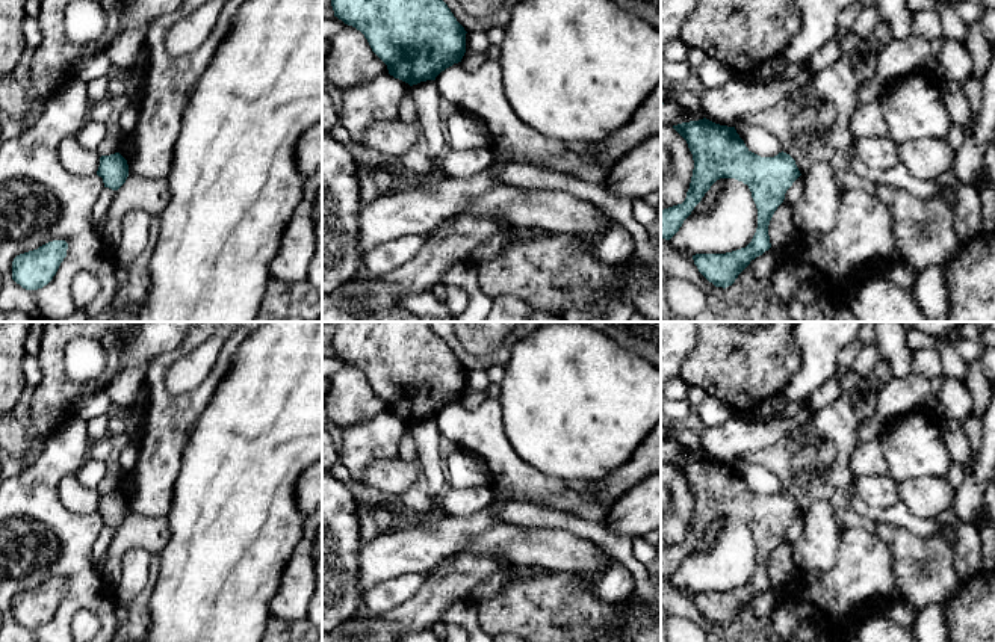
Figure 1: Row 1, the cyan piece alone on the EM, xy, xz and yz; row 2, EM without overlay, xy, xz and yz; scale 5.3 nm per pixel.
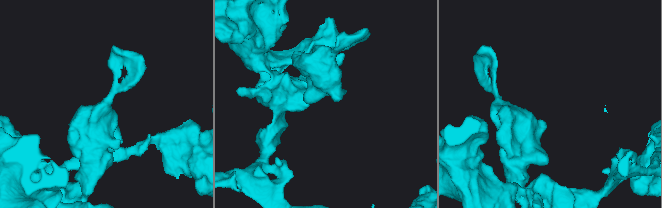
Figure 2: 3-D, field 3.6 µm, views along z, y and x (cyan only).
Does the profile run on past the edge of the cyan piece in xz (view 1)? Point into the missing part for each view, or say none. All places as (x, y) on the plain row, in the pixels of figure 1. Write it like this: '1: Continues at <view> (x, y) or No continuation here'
1: No continuation here

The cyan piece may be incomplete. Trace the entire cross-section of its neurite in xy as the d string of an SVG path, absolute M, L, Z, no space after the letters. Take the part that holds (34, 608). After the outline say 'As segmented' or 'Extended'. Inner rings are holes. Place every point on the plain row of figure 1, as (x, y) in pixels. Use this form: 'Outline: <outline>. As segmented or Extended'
Outline: M65 579L48 580L38 588L20 592L12 600L12 618L26 628L47 624L67 595Z. As segmented

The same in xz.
Outline: M339 322L331 344L334 355L364 373L372 390L387 403L389 412L410 424L436 418L442 409L461 400L466 391L467 370L428 322Z. As segmented

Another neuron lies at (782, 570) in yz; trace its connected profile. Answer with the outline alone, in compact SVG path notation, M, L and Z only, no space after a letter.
M782 541L770 559L768 574L776 591L786 592L801 574L794 563L792 548L791 544Z

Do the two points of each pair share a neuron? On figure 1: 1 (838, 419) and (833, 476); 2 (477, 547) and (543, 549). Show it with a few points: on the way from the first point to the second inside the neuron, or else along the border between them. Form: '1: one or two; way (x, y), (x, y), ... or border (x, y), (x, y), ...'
1: one; way (843, 432), (843, 462)
2: one; way (493, 546), (526, 546)

